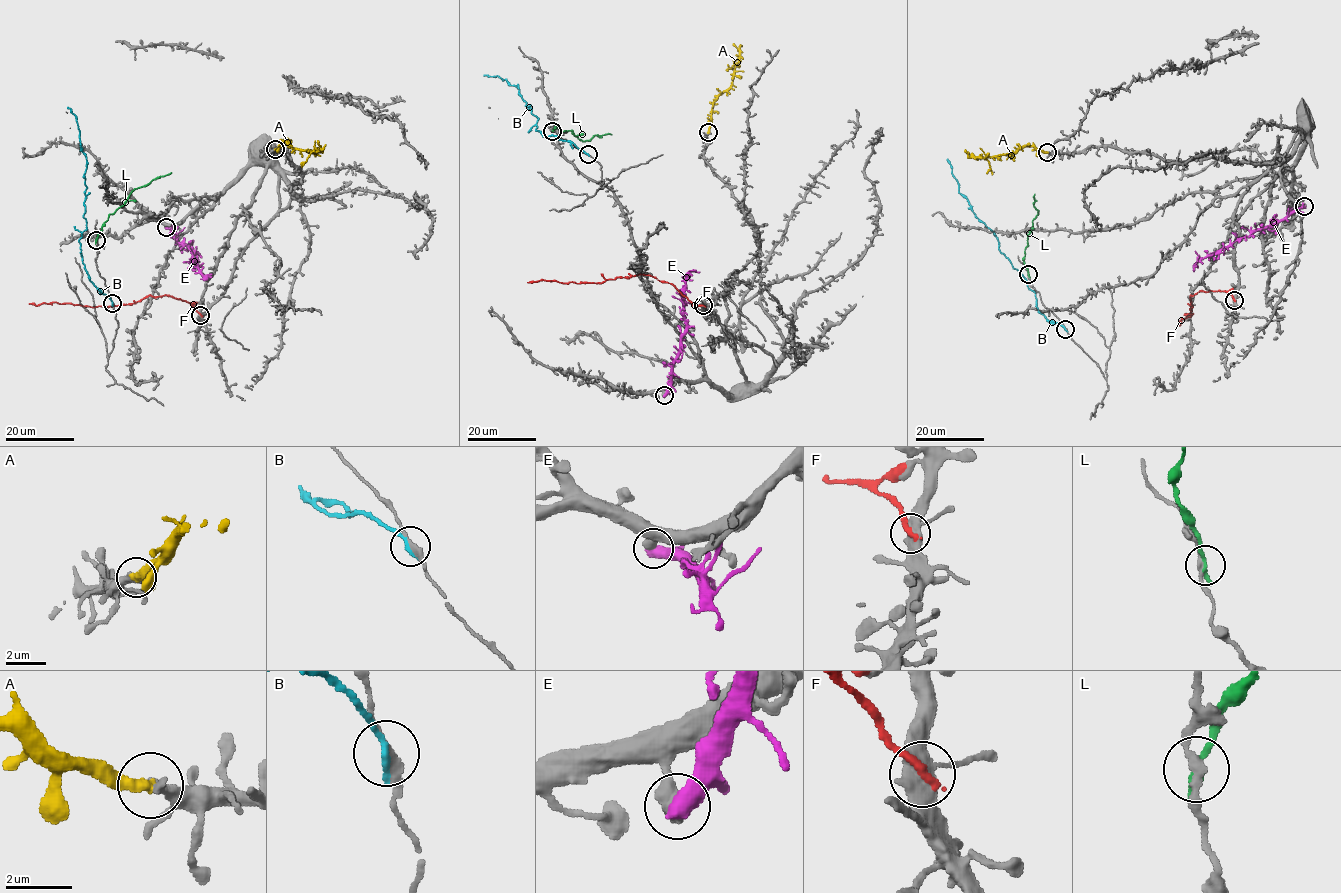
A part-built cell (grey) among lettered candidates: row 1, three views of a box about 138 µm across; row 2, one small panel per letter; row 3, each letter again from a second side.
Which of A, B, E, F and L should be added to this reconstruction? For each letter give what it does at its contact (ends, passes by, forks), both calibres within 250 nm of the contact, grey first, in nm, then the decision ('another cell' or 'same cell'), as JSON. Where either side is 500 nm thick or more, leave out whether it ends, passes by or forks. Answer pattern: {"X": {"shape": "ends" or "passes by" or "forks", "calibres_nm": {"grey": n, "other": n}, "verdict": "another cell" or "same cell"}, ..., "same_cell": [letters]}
{"A": {"shape": "ends", "calibres_nm": {"grey": 420, "other": 420}, "verdict": "same cell"}, "B": {"shape": "ends", "calibres_nm": {"grey": 240, "other": 240}, "verdict": "another cell"}, "E": {"calibres_nm": {"grey": 600, "other": 600}, "verdict": "another cell"}, "F": {"shape": "ends", "calibres_nm": {"grey": 440, "other": 280}, "verdict": "another cell"}, "L": {"shape": "ends", "calibres_nm": {"grey": 240, "other": 240}, "verdict": "another cell"}, "same_cell": ["A"]}

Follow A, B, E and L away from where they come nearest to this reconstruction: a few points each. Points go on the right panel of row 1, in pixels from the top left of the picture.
A: (1047, 152), (1023, 146), (1012, 154), (983, 157), (972, 156), (965, 149)
B: (1065, 328), (1047, 321), (1036, 306), (1035, 293), (1027, 280), (1000, 251), (994, 233), (959, 192), (948, 158)
E: (1304, 206), (1273, 225), (1238, 237), (1196, 263)
L: (1028, 274), (1024, 258), (1032, 220), (1038, 214), (1033, 205), (1035, 194)

